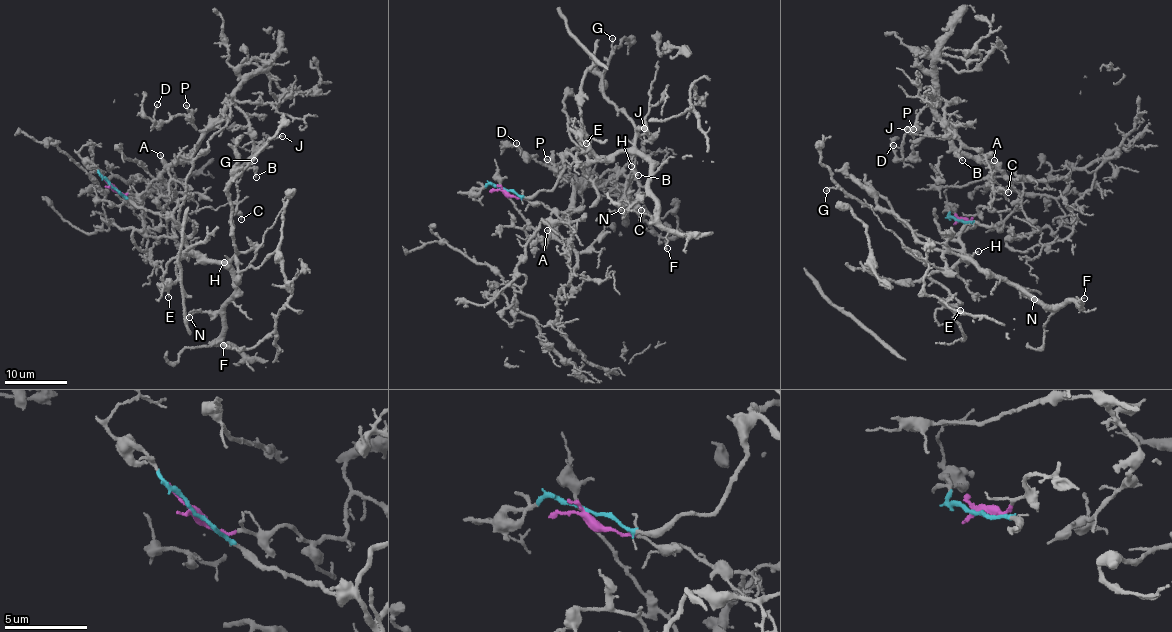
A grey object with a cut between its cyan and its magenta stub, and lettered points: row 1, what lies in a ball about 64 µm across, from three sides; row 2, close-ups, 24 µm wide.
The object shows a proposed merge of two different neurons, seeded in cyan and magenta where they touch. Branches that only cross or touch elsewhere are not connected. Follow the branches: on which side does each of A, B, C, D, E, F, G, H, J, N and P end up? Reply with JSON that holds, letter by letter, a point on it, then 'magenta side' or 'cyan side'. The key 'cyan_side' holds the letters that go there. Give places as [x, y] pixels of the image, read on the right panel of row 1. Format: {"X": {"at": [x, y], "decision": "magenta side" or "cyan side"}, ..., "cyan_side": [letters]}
{"A": {"at": [994, 160], "decision": "magenta side"}, "B": {"at": [962, 160], "decision": "magenta side"}, "C": {"at": [1008, 192], "decision": "magenta side"}, "D": {"at": [893, 145], "decision": "magenta side"}, "E": {"at": [960, 310], "decision": "cyan side"}, "F": {"at": [1084, 298], "decision": "cyan side"}, "G": {"at": [826, 190], "decision": "cyan side"}, "H": {"at": [978, 251], "decision": "cyan side"}, "J": {"at": [907, 129], "decision": "magenta side"}, "N": {"at": [1034, 299], "decision": "cyan side"}, "P": {"at": [913, 129], "decision": "magenta side"}, "cyan_side": ["E", "F", "G", "H", "N"]}

